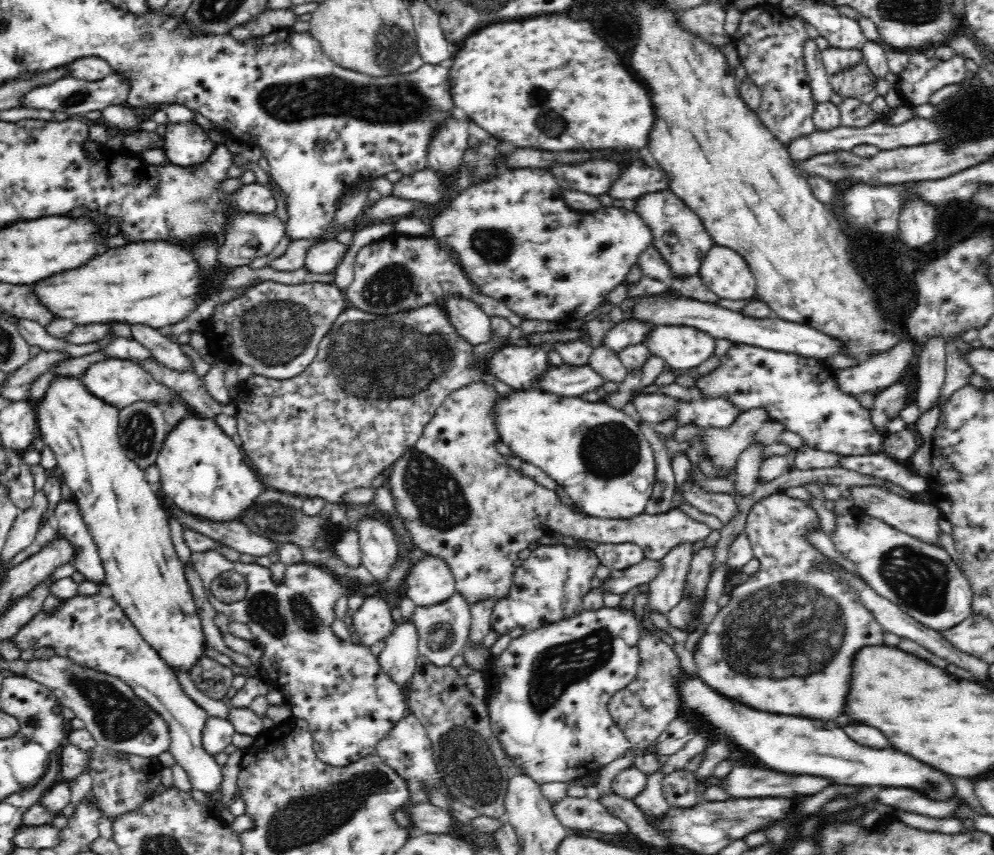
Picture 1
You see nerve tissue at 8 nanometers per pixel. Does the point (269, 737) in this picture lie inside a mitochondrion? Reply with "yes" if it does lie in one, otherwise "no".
no

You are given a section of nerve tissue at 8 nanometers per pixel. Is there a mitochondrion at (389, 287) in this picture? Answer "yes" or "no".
yes

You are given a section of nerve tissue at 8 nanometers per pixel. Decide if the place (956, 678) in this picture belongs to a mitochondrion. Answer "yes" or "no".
no

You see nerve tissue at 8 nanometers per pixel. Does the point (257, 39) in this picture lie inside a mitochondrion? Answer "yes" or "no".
no

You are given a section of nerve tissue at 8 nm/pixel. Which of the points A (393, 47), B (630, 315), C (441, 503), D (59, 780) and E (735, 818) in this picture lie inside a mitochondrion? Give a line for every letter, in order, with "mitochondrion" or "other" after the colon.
A: mitochondrion
B: other
C: mitochondrion
D: other
E: mitochondrion

